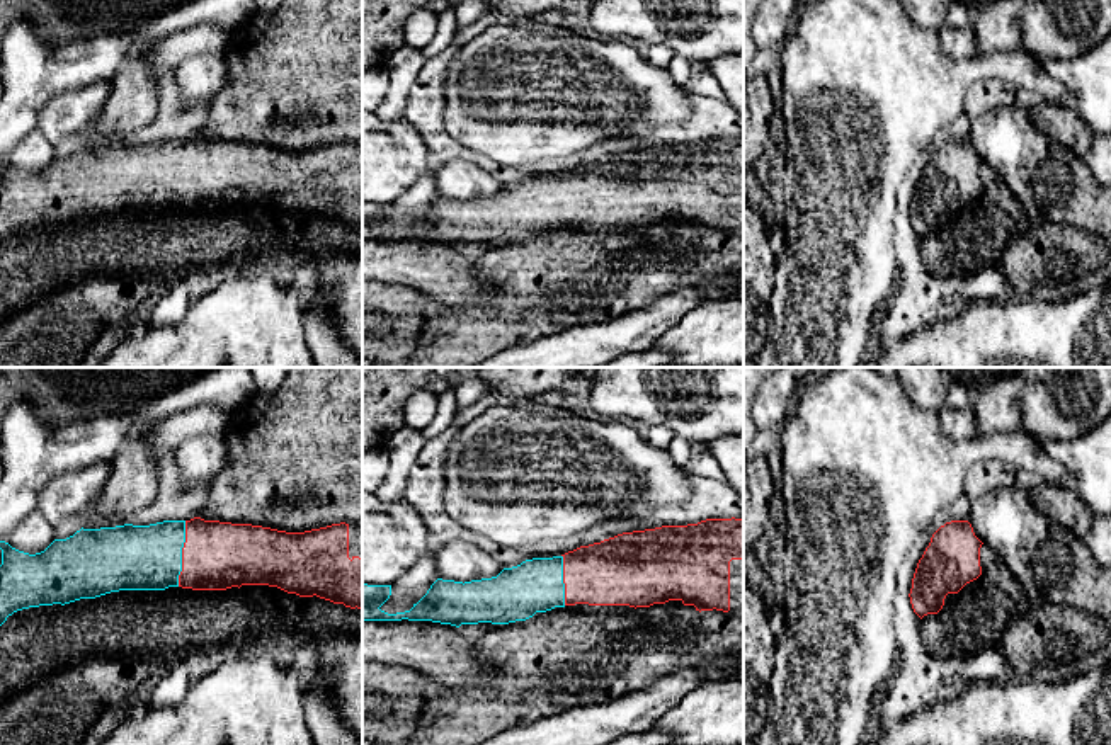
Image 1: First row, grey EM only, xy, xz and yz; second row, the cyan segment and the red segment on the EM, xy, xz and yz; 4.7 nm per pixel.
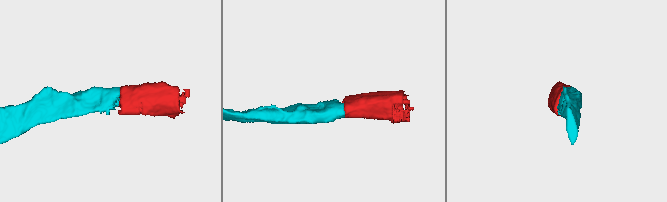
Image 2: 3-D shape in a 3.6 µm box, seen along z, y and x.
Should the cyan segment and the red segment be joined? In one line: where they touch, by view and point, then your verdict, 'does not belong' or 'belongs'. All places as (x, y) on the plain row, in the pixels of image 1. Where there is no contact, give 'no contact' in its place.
contact xy (181, 172); belongs

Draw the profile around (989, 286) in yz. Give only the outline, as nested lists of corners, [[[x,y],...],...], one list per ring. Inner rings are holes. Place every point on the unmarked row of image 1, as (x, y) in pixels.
[[[983,269],[965,277],[961,289],[939,301],[934,320],[949,320],[978,303],[1002,303],[1011,299],[1011,289],[999,269]]]

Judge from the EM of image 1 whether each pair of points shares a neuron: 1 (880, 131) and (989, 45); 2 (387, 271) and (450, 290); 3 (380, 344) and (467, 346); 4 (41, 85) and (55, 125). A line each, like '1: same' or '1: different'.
1: different
2: same
3: different
4: different

